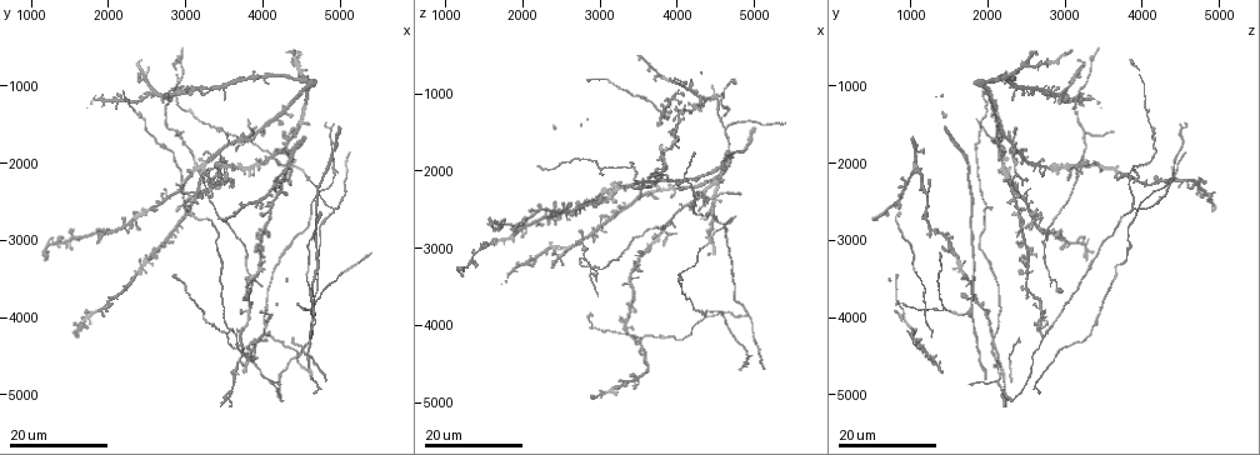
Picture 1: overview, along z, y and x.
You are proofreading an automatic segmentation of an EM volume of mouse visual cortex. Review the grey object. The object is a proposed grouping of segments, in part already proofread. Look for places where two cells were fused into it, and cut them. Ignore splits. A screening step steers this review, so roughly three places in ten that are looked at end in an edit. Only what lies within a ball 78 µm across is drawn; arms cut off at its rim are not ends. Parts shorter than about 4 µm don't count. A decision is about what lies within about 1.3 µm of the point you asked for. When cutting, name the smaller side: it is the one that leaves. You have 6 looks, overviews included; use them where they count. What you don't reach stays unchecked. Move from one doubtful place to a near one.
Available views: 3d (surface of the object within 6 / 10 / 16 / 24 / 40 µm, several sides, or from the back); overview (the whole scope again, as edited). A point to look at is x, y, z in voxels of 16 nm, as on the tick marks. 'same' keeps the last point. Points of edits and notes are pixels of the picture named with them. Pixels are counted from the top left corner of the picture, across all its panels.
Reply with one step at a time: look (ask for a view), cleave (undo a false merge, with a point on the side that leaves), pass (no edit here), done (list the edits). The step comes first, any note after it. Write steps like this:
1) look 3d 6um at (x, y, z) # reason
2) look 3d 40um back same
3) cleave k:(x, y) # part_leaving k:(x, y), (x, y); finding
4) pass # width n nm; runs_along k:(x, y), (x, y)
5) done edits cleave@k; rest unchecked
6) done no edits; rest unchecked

look 3d 24um at (2900, 1650, 3250) # a fork

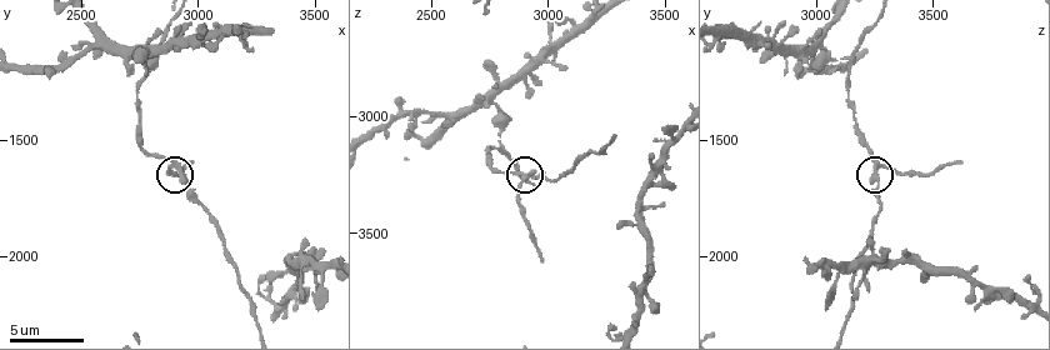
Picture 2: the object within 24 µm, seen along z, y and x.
look 3d 6um at (2900, 1610, 3280)

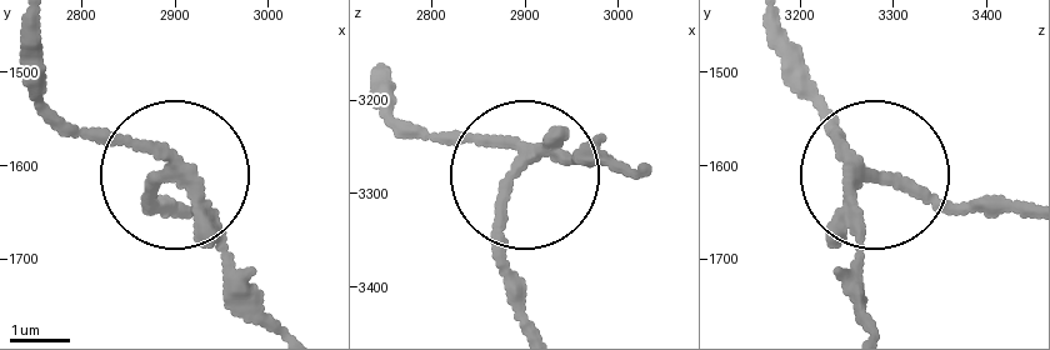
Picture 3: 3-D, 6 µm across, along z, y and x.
cleave 3:(158, 203) # width 200 nm; part_leaving 3:(529, 161), (504, 200), (514, 320); two cells meet here

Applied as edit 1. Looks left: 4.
look overview # see it whole again

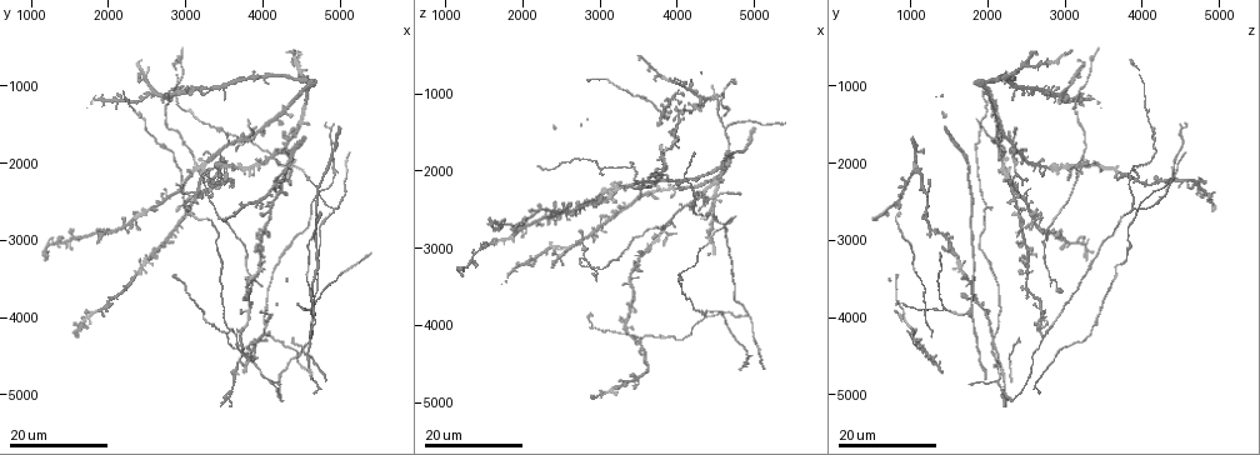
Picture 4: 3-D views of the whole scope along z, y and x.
look 3d 16um at (2750, 1150, 2950) # three-way junction

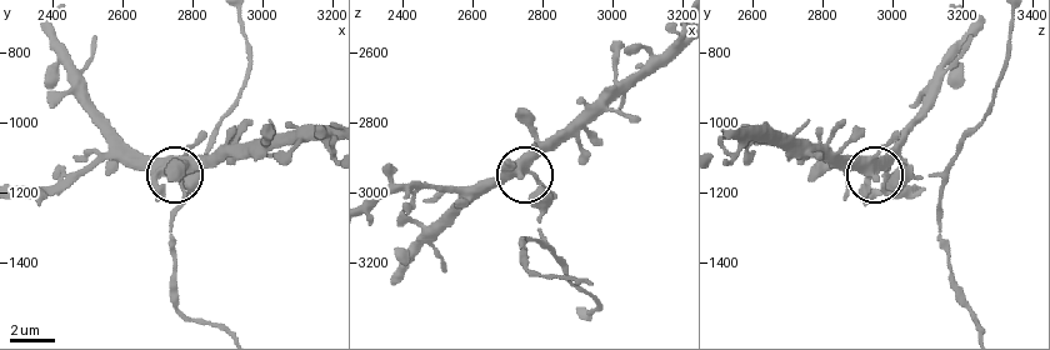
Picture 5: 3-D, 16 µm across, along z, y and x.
look 3d 6um at (2740, 1160, 2950)

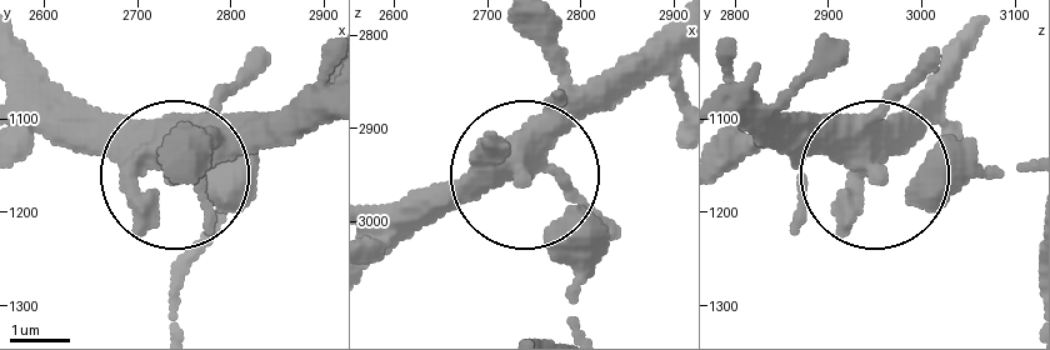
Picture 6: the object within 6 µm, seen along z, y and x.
pass # one cell here

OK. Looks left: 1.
done edits cleave@3; rest unchecked

